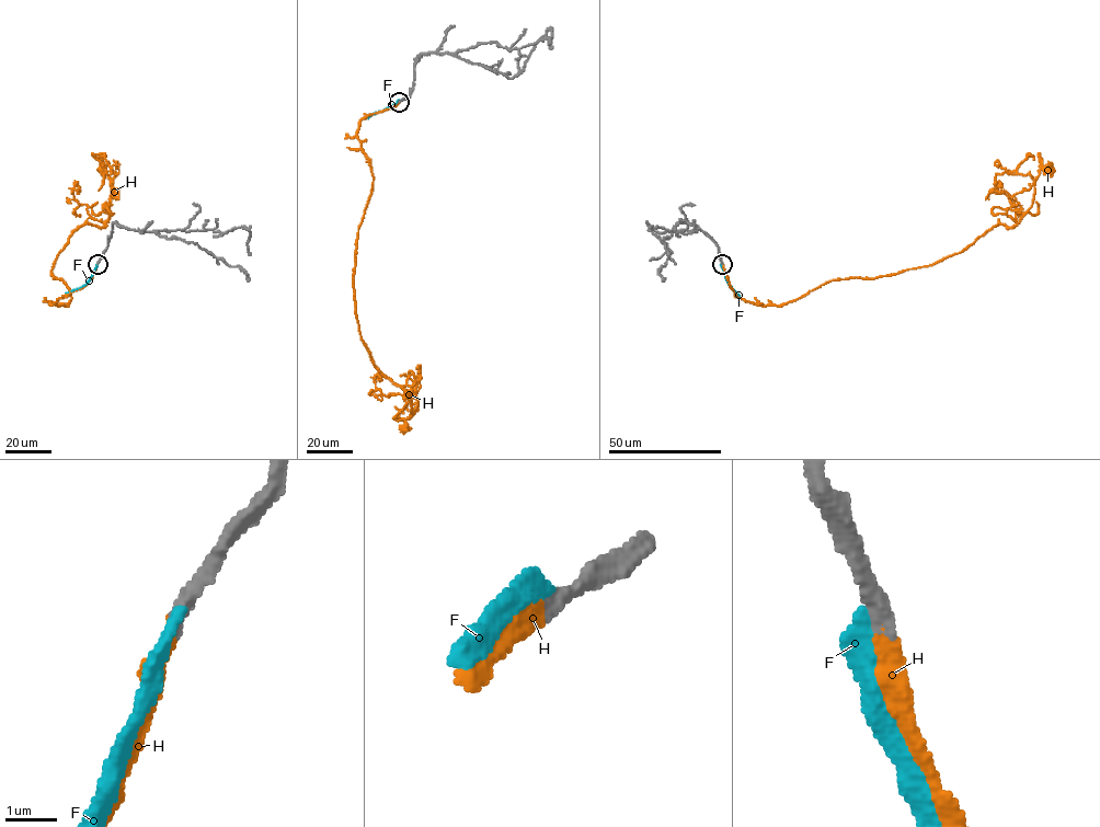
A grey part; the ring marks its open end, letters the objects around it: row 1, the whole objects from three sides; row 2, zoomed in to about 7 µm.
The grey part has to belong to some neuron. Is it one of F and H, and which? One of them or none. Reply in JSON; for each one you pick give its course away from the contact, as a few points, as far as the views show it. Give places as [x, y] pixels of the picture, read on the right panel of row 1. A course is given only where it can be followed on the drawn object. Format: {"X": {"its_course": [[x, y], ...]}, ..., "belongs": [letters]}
{"H": {"its_course": [[722, 263], [736, 296], [779, 306], [833, 279], [932, 265], [1015, 225], [1040, 157], [1049, 170]]}, "belongs": ["H"]}

